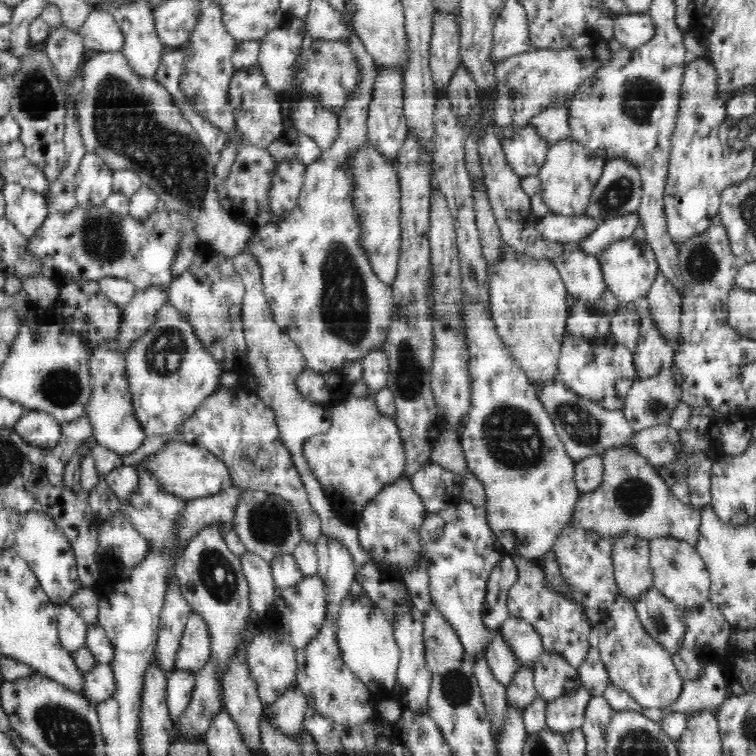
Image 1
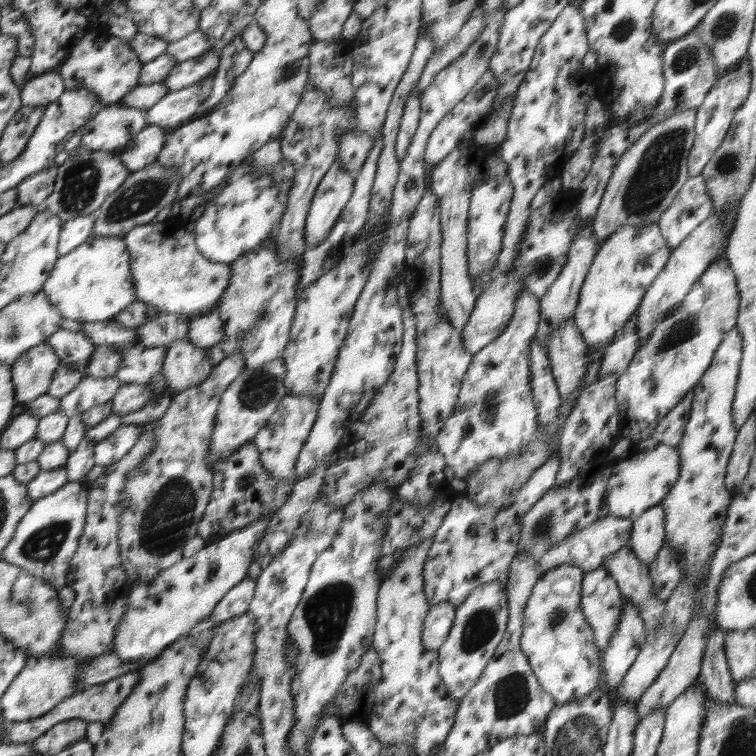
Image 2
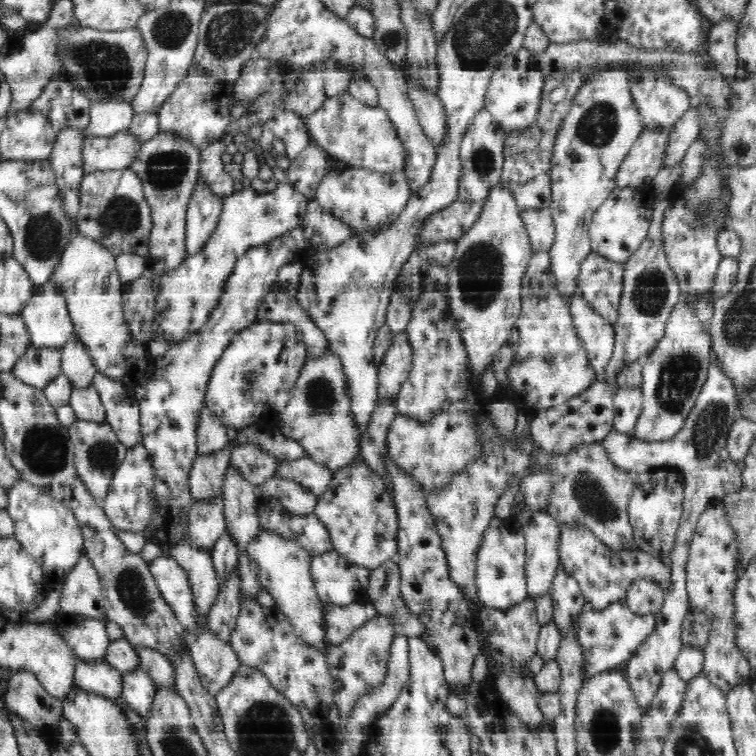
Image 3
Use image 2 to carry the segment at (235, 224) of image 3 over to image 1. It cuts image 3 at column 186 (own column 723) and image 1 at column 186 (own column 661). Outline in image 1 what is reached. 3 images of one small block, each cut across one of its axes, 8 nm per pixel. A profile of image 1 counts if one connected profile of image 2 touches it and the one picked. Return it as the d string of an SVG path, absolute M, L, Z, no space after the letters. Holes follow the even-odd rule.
M164 305L150 330L130 348L127 388L133 413L146 436L171 436L193 416L202 402L220 388L220 362L203 347L193 328L174 306Z

